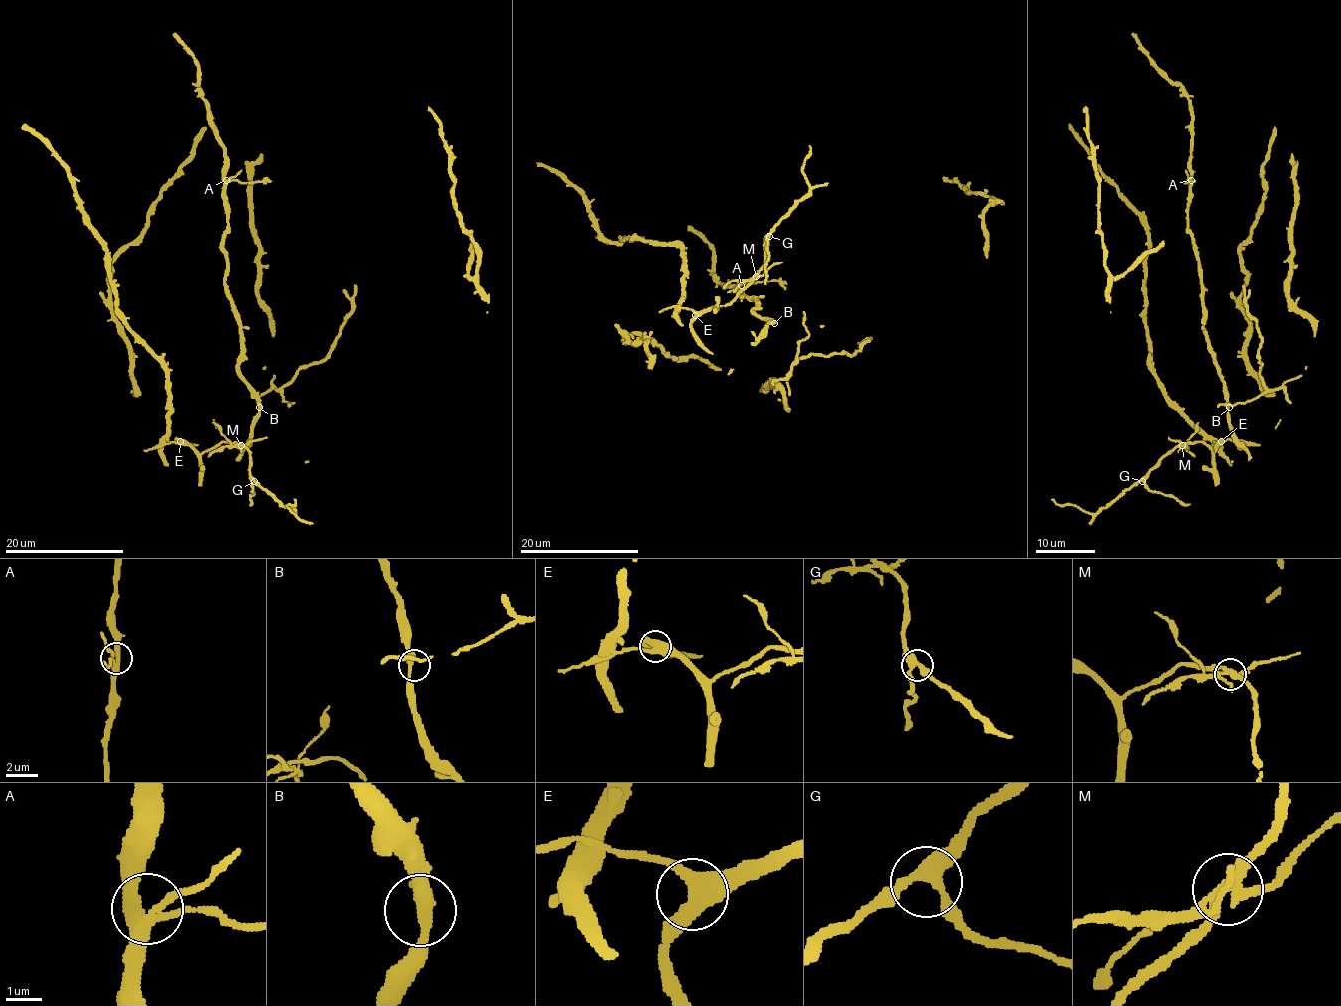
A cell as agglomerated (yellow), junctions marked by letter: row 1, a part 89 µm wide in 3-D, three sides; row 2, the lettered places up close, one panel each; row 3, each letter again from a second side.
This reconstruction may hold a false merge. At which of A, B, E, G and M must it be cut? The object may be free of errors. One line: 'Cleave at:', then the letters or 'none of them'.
Cleave at: M

